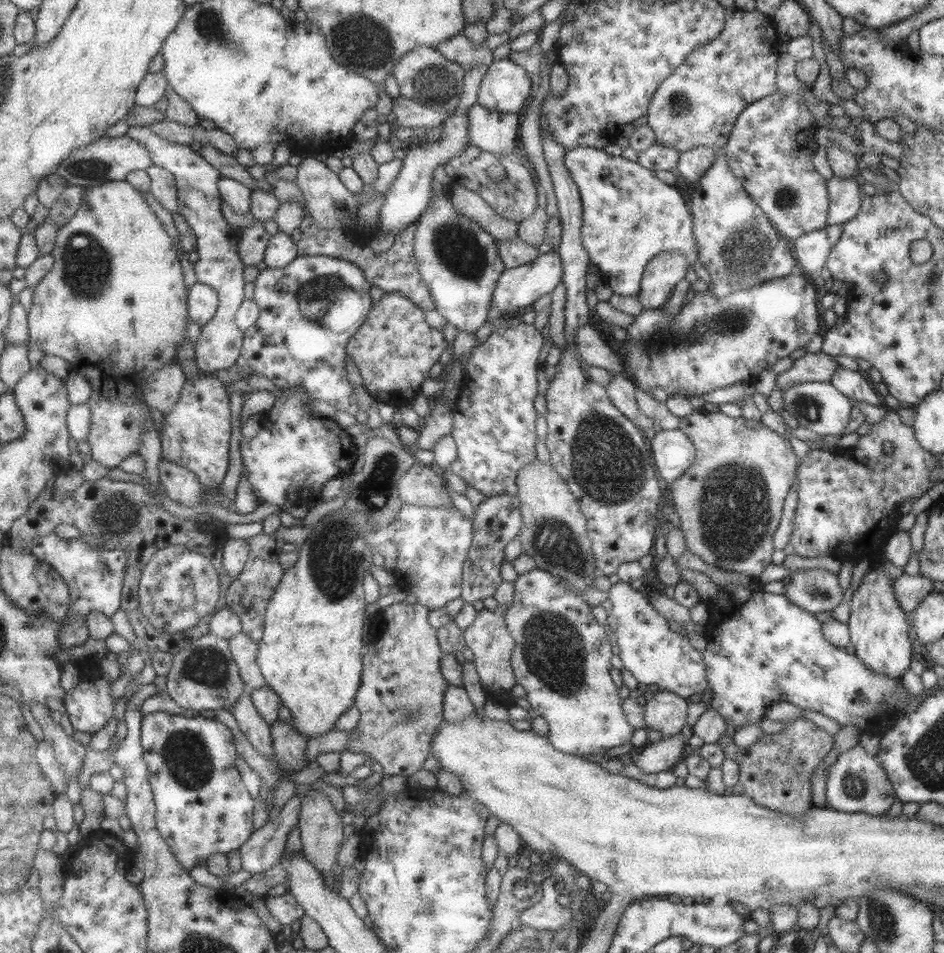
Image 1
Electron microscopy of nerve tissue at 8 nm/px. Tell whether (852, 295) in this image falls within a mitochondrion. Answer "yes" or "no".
no

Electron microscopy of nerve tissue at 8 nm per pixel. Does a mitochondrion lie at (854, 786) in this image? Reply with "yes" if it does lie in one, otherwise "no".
yes

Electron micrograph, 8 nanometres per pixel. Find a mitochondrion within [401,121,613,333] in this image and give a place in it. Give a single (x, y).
(457, 247)

